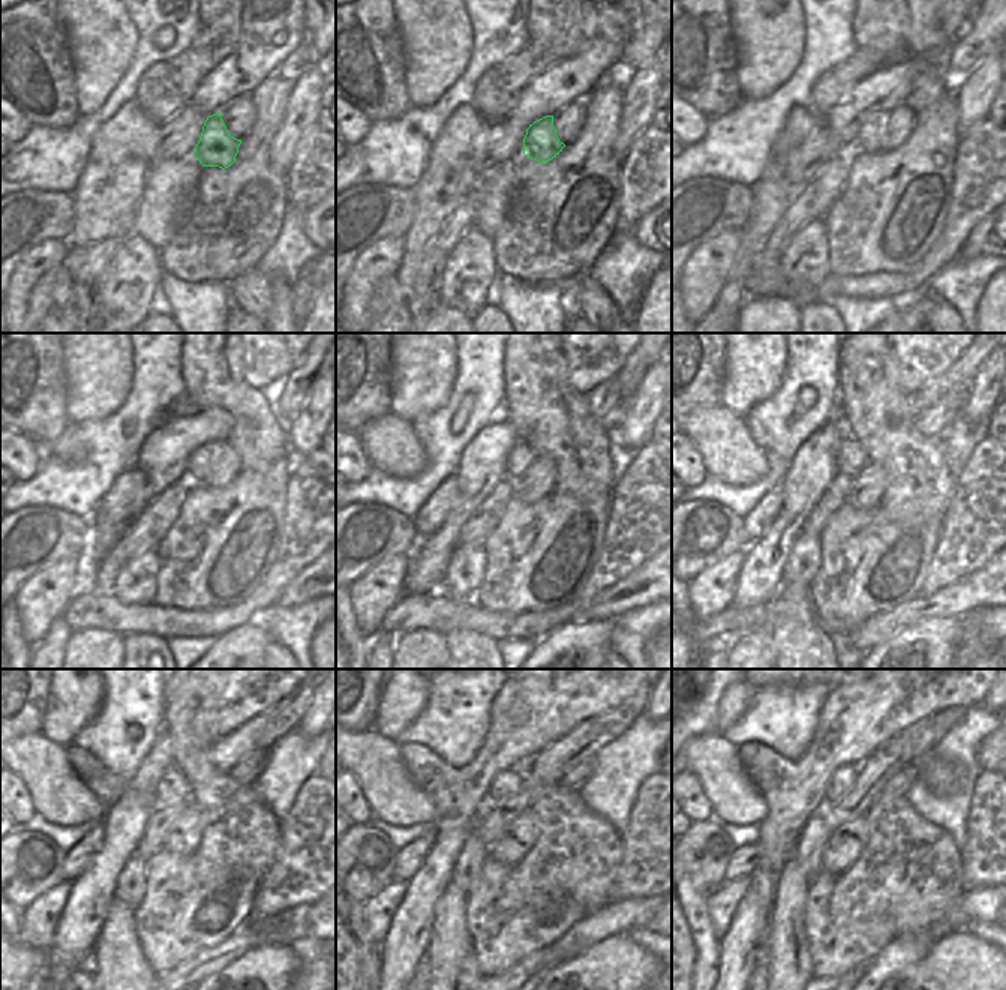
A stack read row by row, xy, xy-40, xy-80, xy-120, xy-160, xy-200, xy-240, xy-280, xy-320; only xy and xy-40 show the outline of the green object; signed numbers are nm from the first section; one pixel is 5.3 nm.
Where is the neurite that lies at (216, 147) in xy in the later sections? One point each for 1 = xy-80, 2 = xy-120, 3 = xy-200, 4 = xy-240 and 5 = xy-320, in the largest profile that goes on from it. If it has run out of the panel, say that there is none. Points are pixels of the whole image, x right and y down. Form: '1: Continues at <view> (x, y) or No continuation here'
1: Continues at xy-80 (870, 138)
2: Continues at xy-120 (198, 462)
3: Continues at xy-200 (850, 459)
4: Continues at xy-240 (173, 788)
5: Continues at xy-320 (843, 779).

